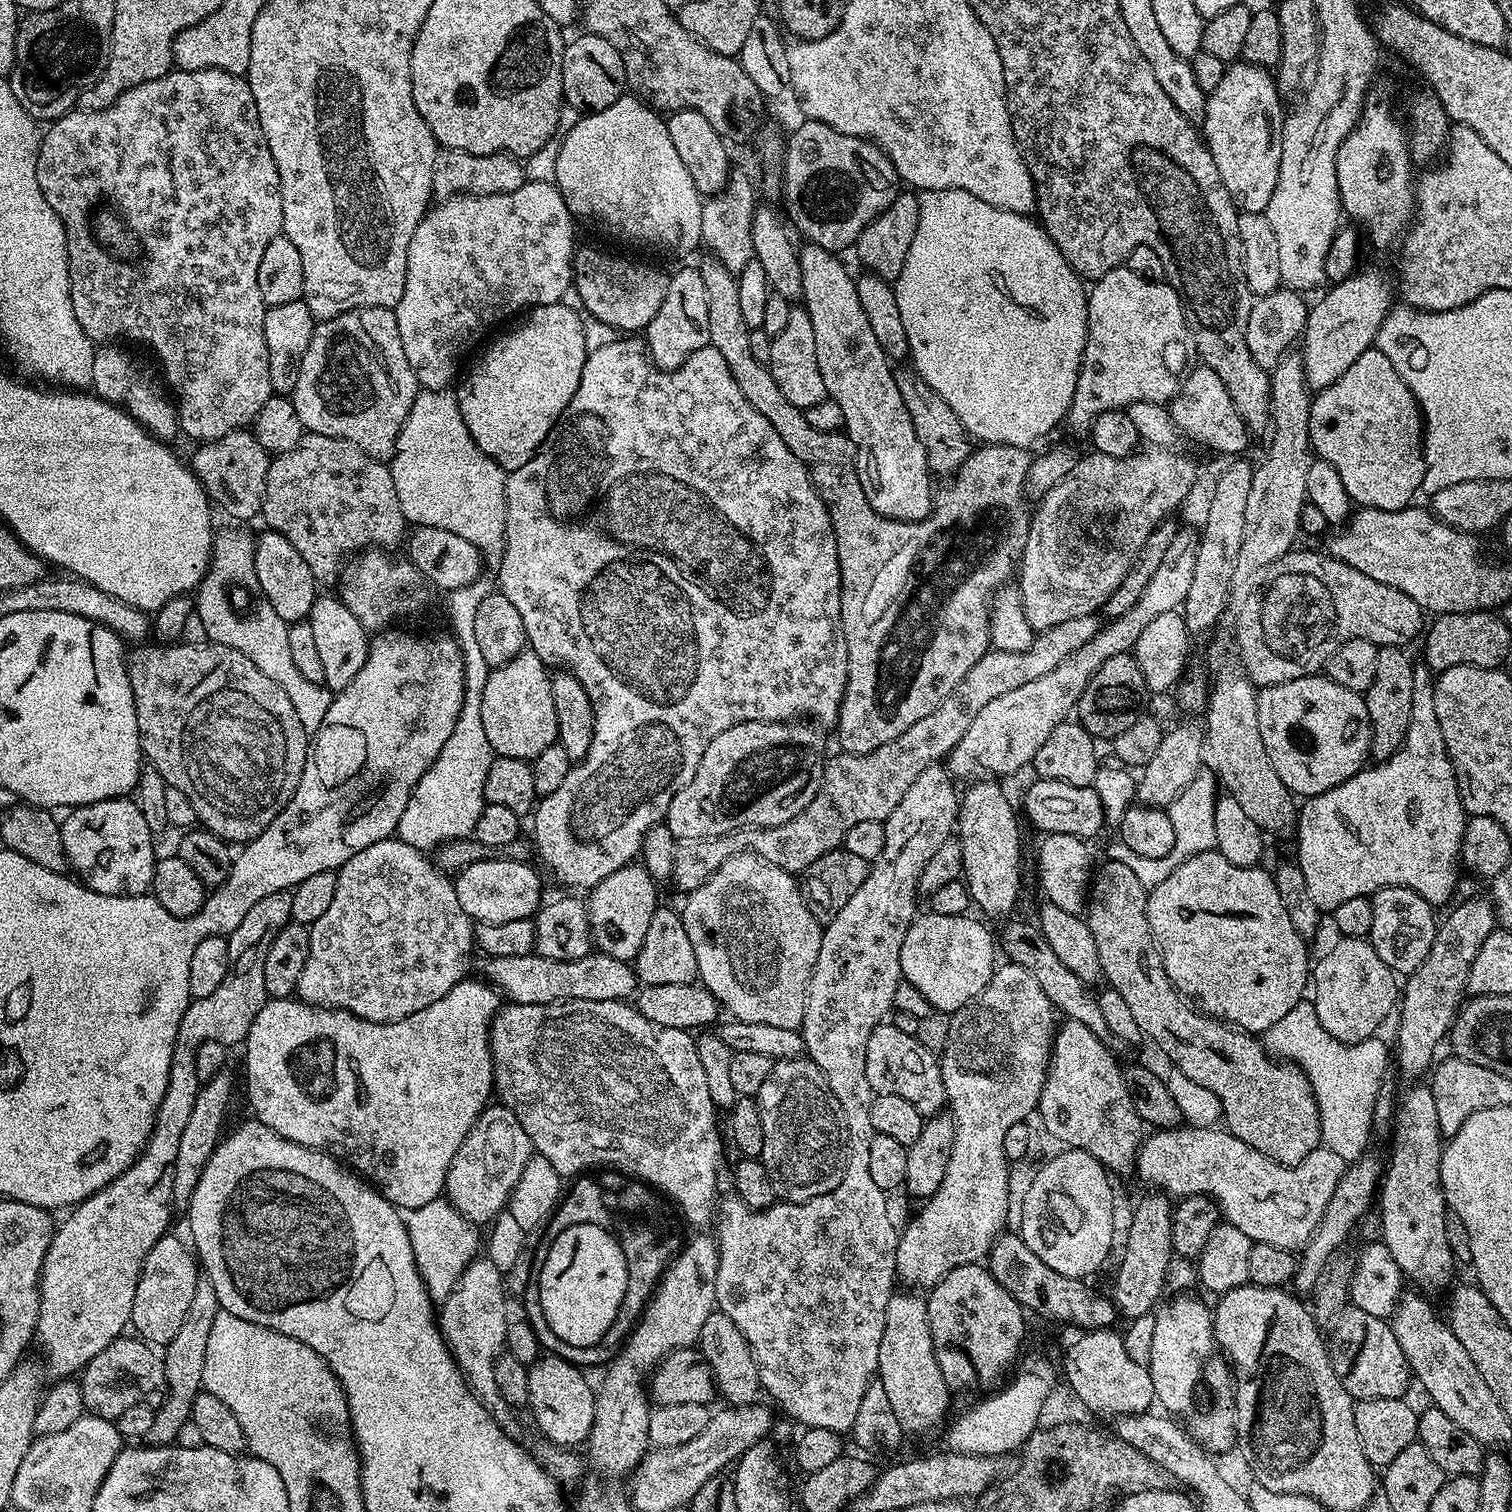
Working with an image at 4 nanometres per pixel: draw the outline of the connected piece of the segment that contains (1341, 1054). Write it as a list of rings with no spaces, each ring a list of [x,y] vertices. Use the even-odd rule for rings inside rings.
[[[1302,999],[1282,1022],[1274,1022],[1268,1032],[1263,1033],[1262,1043],[1273,1057],[1281,1061],[1296,1064],[1308,1076],[1312,1087],[1312,1093],[1318,1106],[1320,1115],[1320,1139],[1323,1147],[1334,1150],[1338,1158],[1351,1162],[1365,1155],[1368,1139],[1372,1136],[1372,1115],[1376,1112],[1376,1099],[1380,1096],[1380,1079],[1390,1064],[1390,1048],[1380,1041],[1380,1038],[1363,1040],[1357,1044],[1344,1044],[1338,1038],[1334,1038],[1318,1022],[1315,1003]]]

